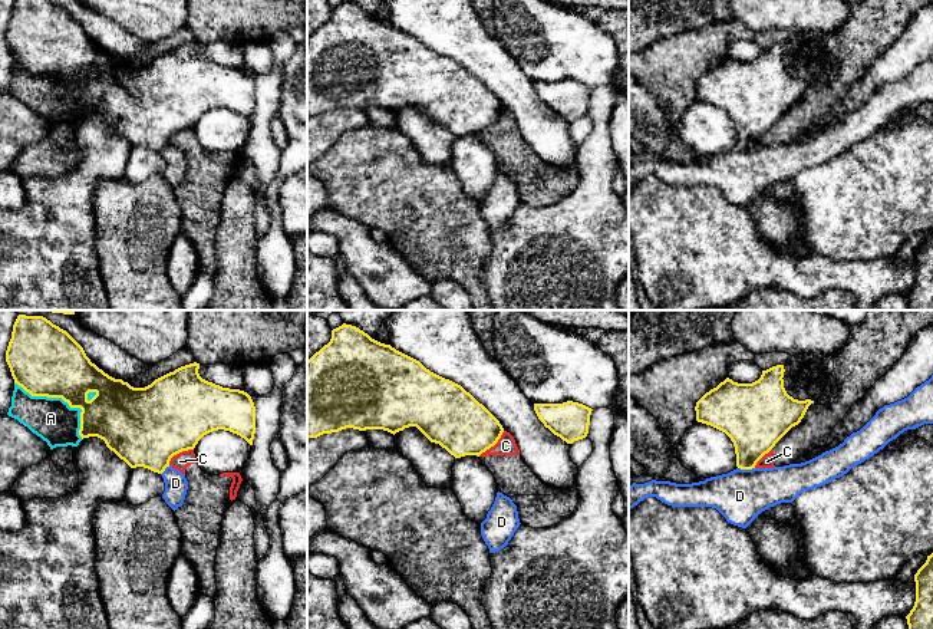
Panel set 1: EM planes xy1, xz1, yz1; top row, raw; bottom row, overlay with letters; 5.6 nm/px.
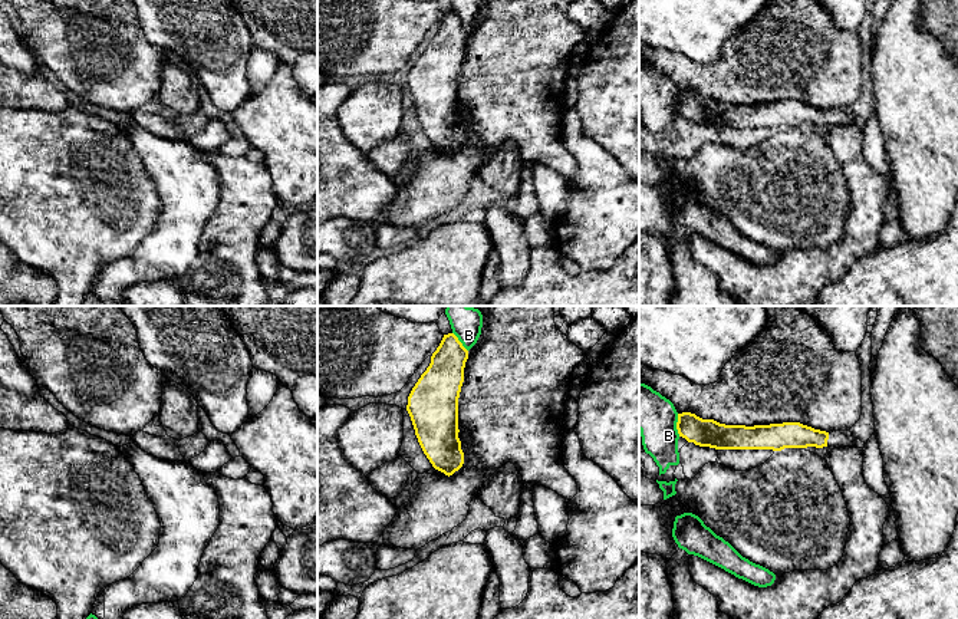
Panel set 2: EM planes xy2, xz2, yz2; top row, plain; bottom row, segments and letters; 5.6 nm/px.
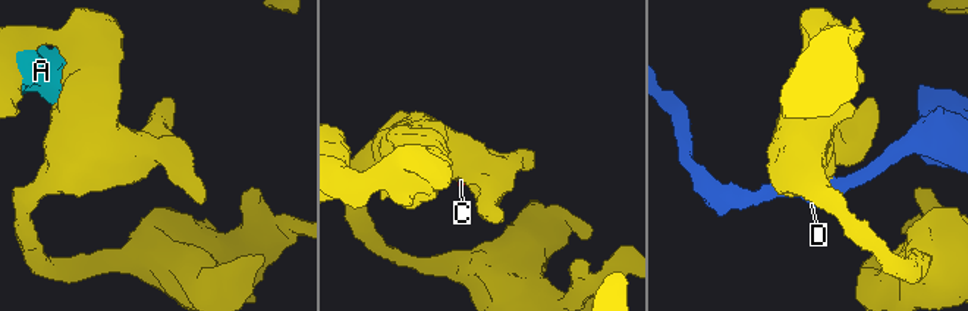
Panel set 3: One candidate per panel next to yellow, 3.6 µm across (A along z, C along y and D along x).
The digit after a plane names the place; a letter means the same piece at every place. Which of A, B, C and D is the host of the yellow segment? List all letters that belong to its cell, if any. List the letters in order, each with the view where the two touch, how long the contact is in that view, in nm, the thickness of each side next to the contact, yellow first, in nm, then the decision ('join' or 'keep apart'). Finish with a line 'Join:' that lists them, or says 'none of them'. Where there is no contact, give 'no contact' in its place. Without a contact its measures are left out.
A: contact in xy1; length 500 nm; calibres 400 and 240 nm; keep apart
B: contact in yz2; length 130 nm; calibres 160 and 240 nm; keep apart
C: contact in xz1; length 200 nm; calibres 320 and 110 nm; keep apart
D: contact in yz1; length 100 nm; calibres 300 and 300 nm; keep apart
Join: none of them

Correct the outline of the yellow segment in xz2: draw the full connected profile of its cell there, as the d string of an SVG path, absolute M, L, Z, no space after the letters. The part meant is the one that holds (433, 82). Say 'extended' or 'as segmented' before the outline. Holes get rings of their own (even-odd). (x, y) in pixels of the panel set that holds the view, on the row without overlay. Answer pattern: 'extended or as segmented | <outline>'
as segmented | M444 13L406 83L424 132L435 148L448 155L464 142L458 116L458 76L467 37L468 29L458 16Z

